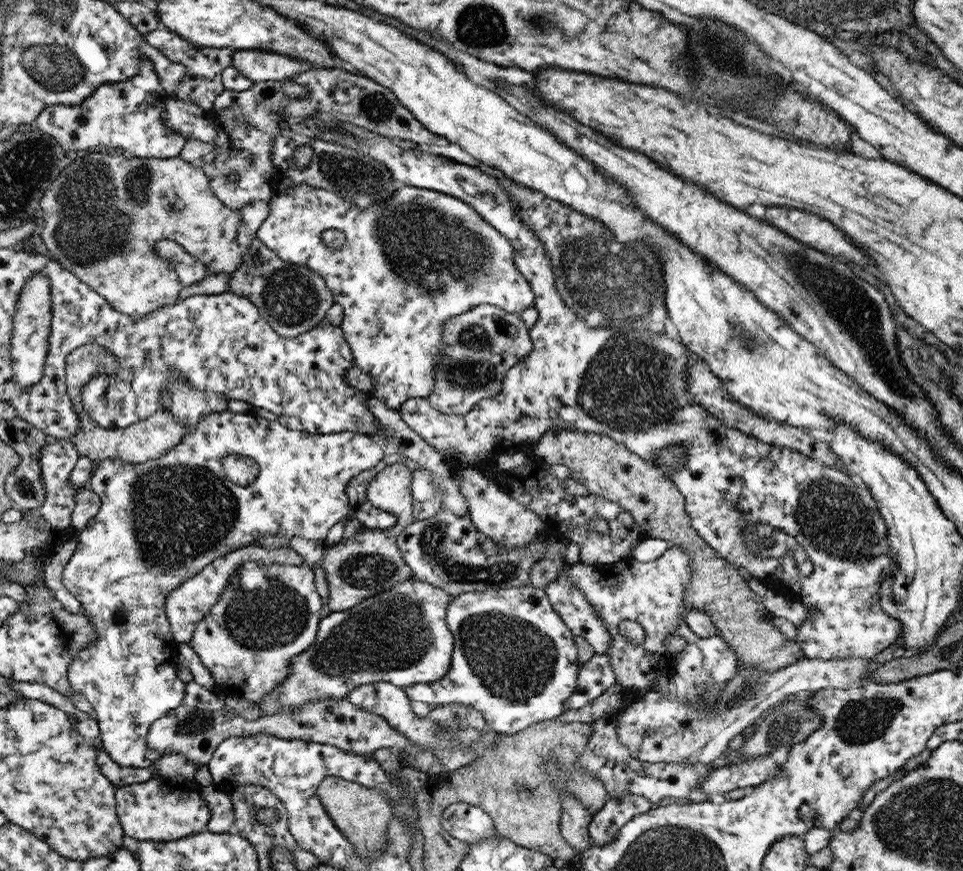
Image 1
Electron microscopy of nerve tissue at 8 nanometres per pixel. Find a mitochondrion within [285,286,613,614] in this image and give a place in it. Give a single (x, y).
(475, 370)

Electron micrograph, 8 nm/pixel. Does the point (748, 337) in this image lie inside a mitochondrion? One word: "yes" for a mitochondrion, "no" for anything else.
yes

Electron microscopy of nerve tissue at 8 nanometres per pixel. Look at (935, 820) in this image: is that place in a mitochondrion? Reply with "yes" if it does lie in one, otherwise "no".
yes

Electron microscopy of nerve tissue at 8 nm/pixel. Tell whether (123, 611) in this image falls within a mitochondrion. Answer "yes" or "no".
yes

